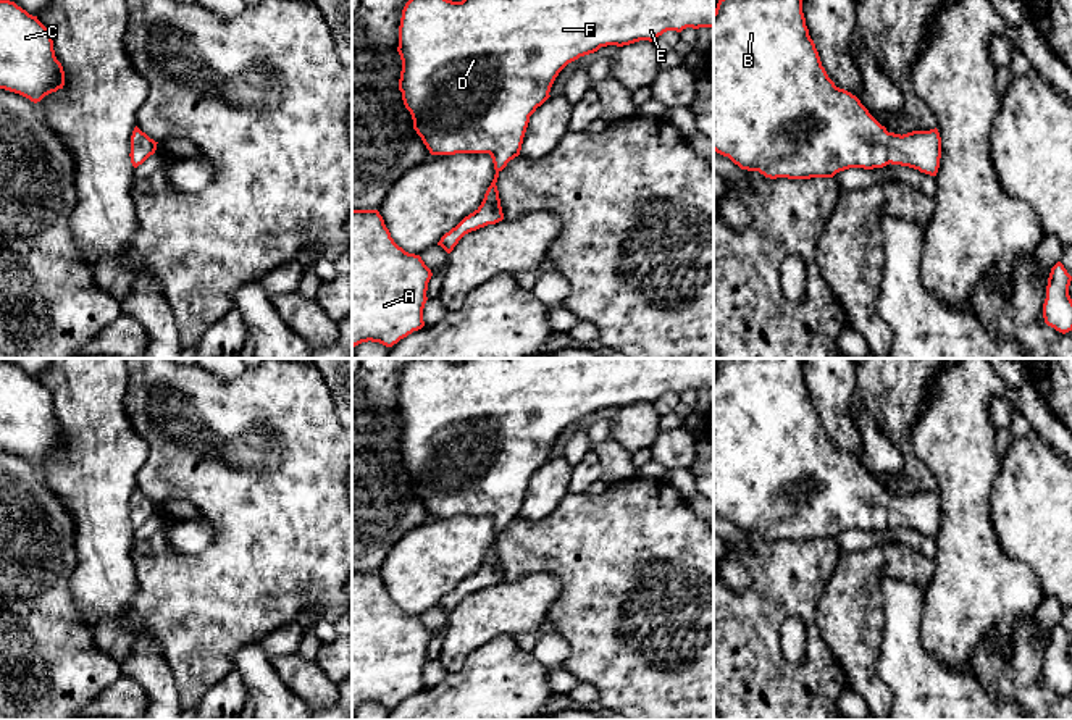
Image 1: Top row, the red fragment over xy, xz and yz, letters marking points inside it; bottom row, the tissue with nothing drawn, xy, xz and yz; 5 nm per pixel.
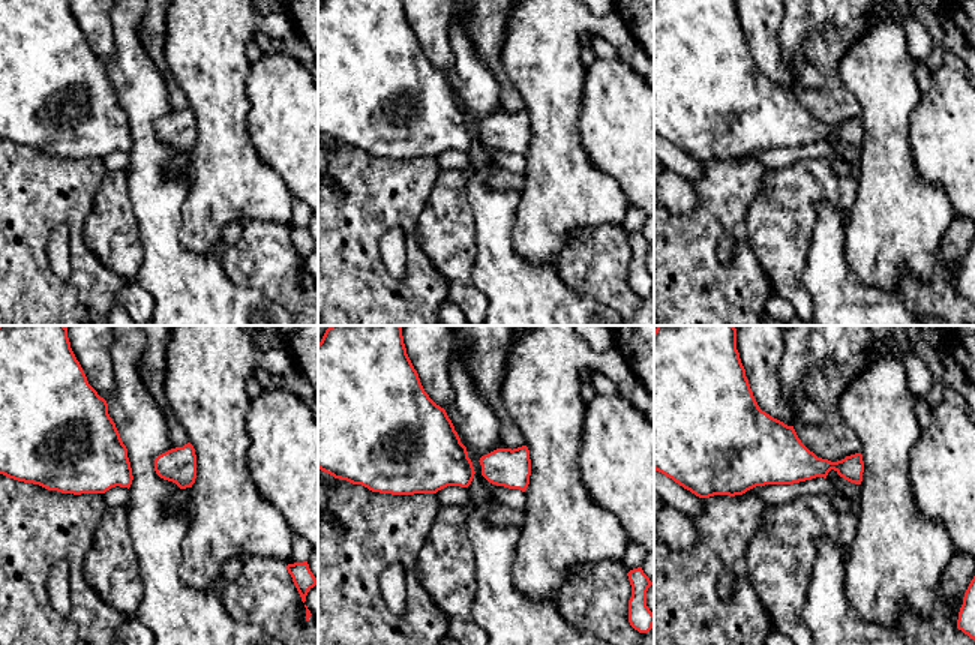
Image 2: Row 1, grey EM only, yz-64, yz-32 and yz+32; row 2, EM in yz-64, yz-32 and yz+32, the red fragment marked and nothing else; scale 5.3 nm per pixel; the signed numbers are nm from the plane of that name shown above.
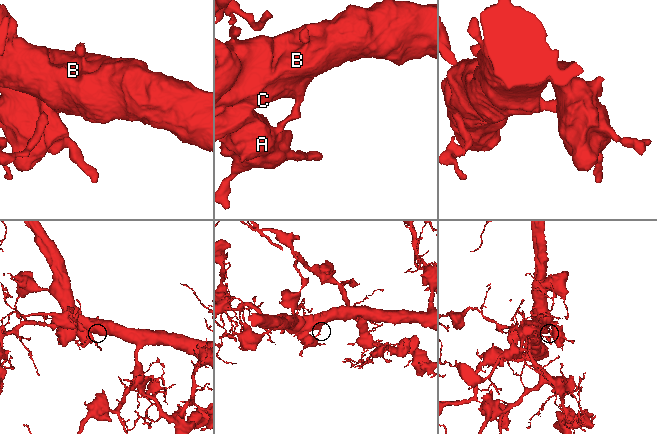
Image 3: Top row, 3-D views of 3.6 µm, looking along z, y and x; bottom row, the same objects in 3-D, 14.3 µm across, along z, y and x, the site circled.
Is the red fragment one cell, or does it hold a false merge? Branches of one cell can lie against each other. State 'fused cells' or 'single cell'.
single cell

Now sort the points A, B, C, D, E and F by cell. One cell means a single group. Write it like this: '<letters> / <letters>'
A B C D E F

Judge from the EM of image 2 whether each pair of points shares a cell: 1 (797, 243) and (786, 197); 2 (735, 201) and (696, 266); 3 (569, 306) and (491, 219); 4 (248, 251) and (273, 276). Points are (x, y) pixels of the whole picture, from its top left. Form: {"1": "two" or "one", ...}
{"1": "one", "2": "one", "3": "one", "4": "one"}

